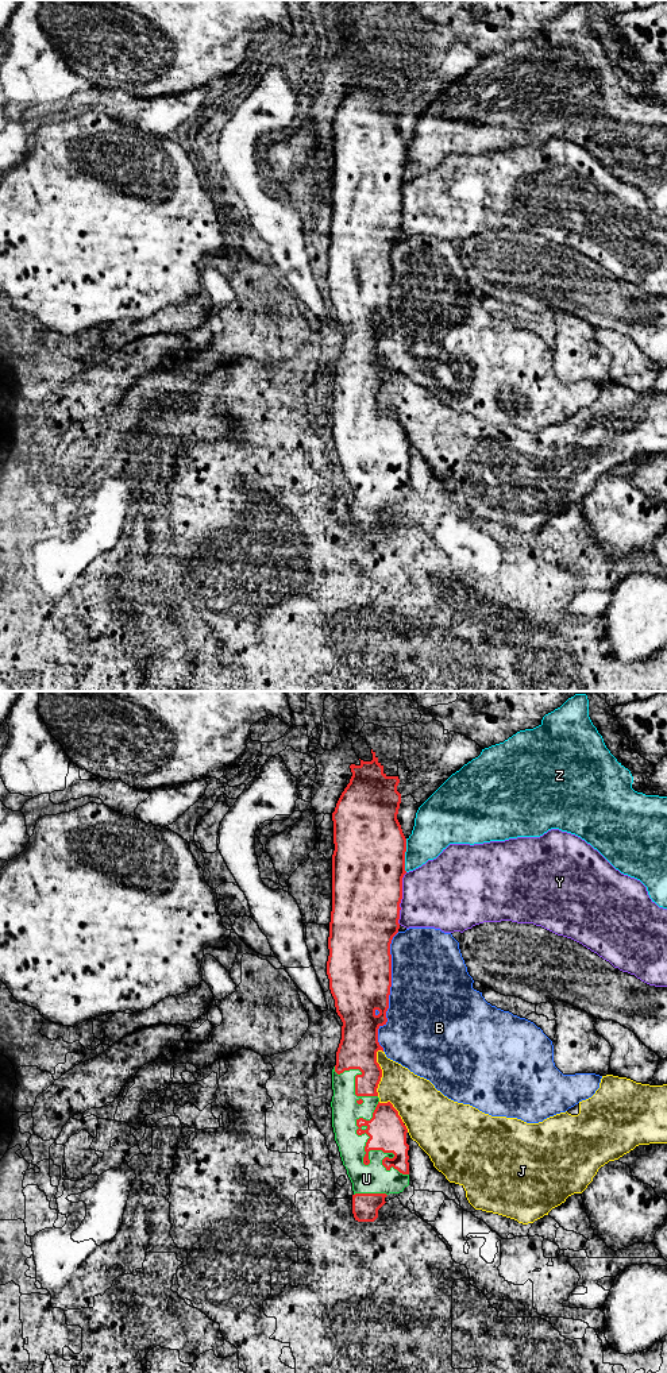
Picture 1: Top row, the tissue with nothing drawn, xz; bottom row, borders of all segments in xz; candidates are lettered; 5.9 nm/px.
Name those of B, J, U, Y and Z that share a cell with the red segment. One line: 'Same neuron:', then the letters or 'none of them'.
Same neuron: U

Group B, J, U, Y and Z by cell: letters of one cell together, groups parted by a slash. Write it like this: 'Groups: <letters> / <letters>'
Groups: B / J / U / Y / Z

